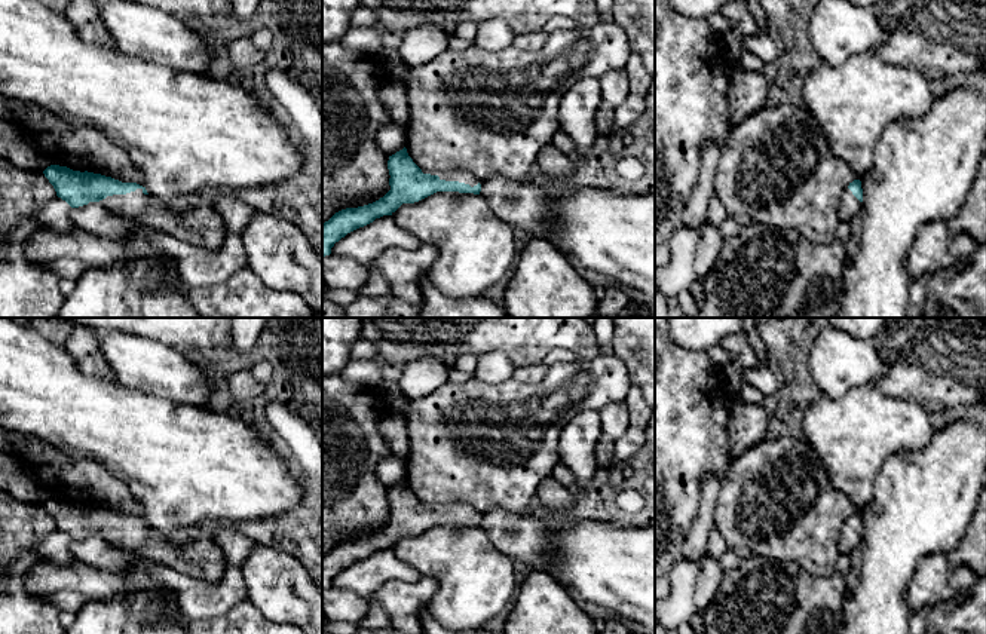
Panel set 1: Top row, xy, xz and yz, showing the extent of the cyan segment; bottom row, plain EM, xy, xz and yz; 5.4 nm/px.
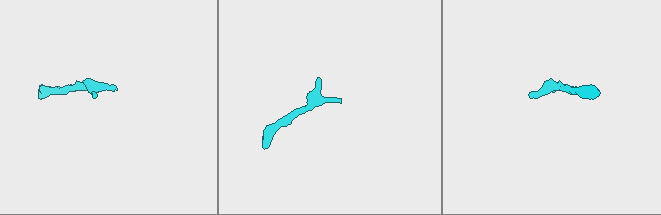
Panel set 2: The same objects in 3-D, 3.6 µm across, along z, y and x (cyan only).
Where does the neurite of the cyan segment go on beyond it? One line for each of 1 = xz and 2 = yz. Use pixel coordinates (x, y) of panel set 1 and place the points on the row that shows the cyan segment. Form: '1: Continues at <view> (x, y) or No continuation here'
1: Continues at xz (462, 177)
2: Continues at yz (850, 205)

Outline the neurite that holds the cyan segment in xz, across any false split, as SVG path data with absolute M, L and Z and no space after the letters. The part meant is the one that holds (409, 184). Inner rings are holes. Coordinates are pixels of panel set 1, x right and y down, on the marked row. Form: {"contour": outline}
{"contour": "M405 147L389 156L388 169L391 190L383 197L364 206L342 209L322 224L322 257L330 255L334 244L347 233L376 218L392 215L402 203L419 202L437 192L481 192L483 180L469 172L423 174Z"}

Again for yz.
{"contour": "M854 180L842 195L839 218L840 221L849 221L861 208L863 189L861 181Z"}

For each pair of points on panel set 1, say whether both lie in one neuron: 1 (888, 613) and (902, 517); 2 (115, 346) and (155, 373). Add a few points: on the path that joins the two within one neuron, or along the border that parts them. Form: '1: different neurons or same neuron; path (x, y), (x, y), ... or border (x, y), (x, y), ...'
1: same neuron; path (888, 590), (888, 553), (894, 541)
2: same neuron; path (125, 352), (144, 365)

